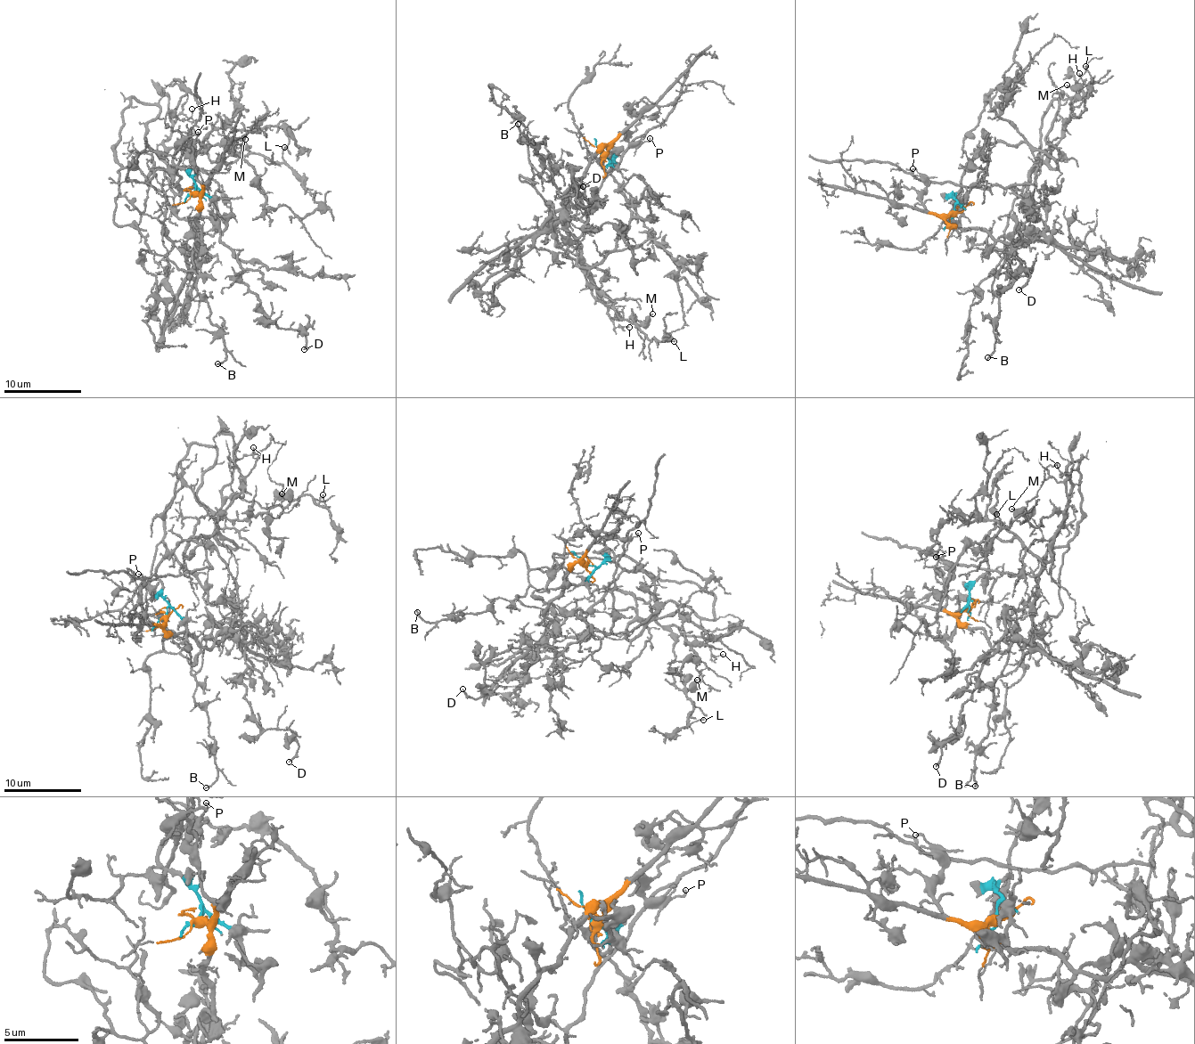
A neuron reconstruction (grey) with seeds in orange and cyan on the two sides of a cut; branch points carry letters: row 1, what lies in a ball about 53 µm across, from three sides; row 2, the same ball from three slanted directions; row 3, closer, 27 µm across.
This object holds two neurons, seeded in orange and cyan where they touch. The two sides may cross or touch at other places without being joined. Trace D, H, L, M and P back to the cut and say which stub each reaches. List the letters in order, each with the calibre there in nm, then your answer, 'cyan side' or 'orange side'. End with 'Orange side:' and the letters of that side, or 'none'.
D: calibre 170 nm; cyan side
H: calibre 70 nm; cyan side
L: calibre 120 nm; cyan side
M: calibre 260 nm; cyan side
P: calibre 120 nm; orange side
Orange side: P

